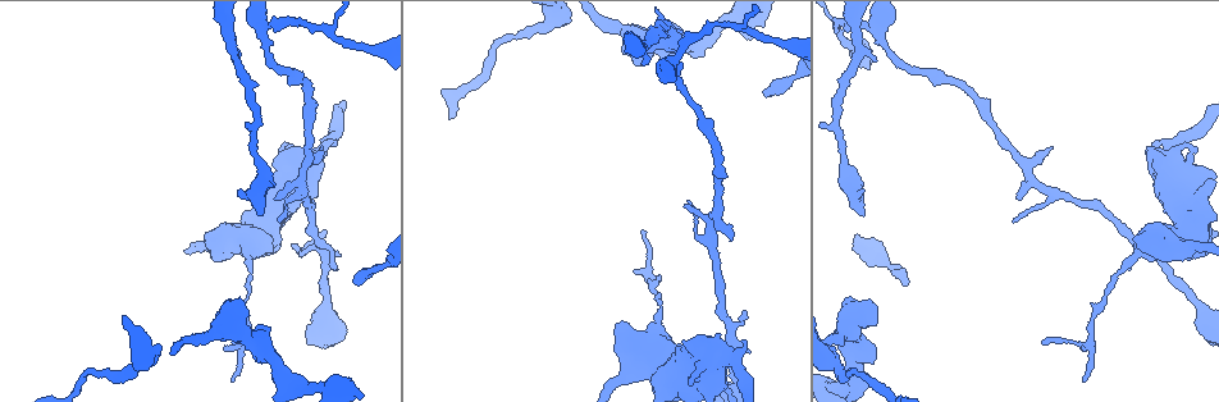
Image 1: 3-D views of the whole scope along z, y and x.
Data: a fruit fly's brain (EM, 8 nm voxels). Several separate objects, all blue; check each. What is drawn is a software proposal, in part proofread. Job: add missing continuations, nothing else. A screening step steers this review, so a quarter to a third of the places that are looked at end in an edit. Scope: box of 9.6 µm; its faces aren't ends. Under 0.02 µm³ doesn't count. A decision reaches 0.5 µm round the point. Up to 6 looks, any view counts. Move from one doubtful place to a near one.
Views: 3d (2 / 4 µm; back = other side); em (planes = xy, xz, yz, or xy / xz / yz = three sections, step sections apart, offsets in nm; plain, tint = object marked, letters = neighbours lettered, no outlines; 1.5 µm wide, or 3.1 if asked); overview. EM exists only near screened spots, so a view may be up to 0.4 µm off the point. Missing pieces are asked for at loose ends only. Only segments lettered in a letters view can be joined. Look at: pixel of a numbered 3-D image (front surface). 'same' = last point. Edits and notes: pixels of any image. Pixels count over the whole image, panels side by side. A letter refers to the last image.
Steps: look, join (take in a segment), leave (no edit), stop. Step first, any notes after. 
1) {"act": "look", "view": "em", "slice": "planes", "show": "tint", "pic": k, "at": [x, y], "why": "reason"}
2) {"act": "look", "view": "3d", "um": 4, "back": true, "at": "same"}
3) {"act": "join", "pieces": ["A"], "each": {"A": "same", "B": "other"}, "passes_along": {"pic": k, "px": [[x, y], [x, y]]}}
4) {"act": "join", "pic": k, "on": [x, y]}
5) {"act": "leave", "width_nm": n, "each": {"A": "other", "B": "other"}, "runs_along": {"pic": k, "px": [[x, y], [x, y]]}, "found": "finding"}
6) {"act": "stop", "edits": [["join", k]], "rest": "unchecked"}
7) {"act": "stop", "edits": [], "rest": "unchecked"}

{"act": "look", "view": "3d", "um": 2, "pic": 1, "at": [238, 194], "why": "free end"}

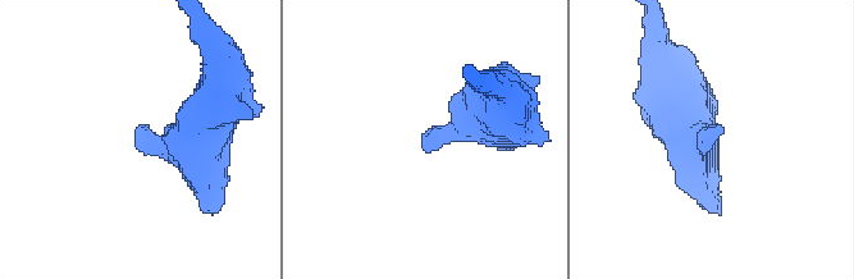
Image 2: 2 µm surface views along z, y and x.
{"act": "look", "view": "em", "slice": "xy", "step": 4, "show": "letters", "pic": 2, "at": [134, 137], "why": "need the tissue"}

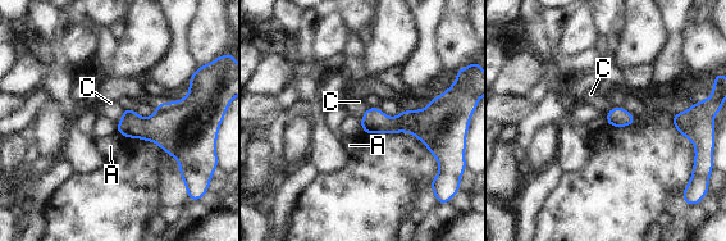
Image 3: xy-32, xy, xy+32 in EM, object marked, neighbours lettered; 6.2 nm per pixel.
{"act": "look", "view": "em", "slice": "planes", "show": "letters", "at": "same"}

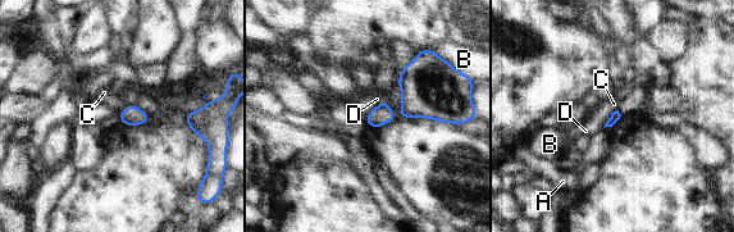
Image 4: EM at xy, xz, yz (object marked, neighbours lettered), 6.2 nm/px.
{"act": "leave", "longest_contact_nm": ["C", 60], "each": {"A": "other", "B": "other", "C": "other", "D": "other"}, "border": {"pic": 4, "px": [[126, 105], [119, 112]]}, "found": "none of them fits"}

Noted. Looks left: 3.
{"act": "look", "view": "3d", "um": 4, "pic": 1, "at": [1136, 238], "why": "thick end"}

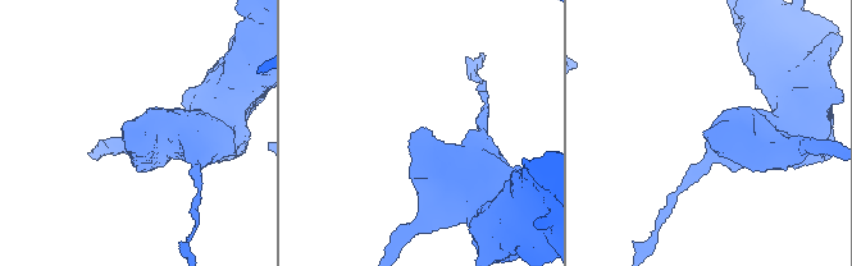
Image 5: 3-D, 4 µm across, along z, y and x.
{"act": "look", "view": "em", "slice": "xz", "step": 8, "show": "tint", "pic": 5, "at": [707, 131], "why": "now the EM"}

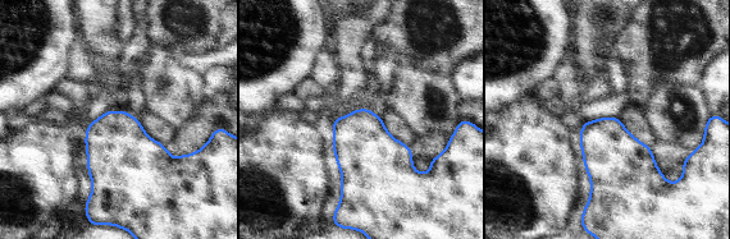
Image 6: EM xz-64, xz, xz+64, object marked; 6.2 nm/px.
{"act": "look", "view": "em", "slice": "planes", "show": "letters", "at": "same"}

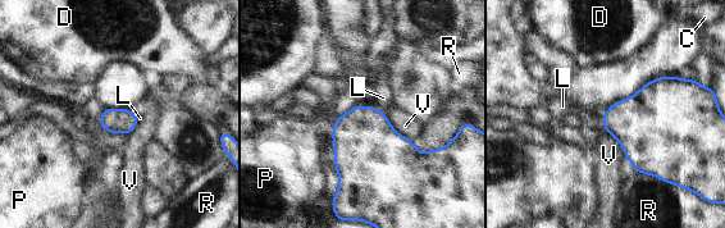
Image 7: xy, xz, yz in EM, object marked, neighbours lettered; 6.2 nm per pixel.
{"act": "leave", "each": {"C": "other", "D": "other", "L": "other", "P": "other", "R": "other", "V": "other"}, "border": {"pic": 7, "px": [[601, 117], [603, 130]]}, "found": "no lettered segment goes on from it"}

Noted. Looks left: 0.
{"act": "stop", "edits": [], "rest": "unchecked"}

